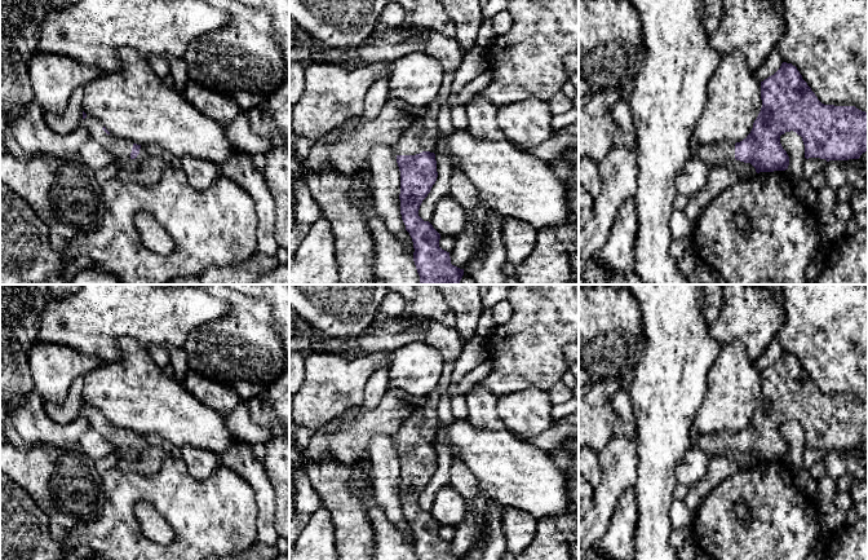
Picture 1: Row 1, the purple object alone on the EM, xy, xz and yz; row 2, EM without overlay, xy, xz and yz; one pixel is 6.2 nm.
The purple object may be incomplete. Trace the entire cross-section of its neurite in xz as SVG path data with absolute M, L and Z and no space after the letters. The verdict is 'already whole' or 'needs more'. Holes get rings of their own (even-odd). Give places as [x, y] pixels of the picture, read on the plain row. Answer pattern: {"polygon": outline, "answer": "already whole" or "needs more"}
{"polygon": "M438 388L426 396L426 402L420 406L412 416L402 424L398 433L391 438L397 444L397 453L400 460L400 504L413 532L413 551L417 560L464 560L451 554L450 542L439 537L440 524L429 511L418 506L422 490L430 482L437 471L435 437L438 435L438 405L447 401L446 394Z", "answer": "needs more"}

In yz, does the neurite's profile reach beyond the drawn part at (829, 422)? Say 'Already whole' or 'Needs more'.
Needs more

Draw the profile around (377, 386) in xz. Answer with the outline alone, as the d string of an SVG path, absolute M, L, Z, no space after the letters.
M388 369L376 370L366 384L363 407L367 410L376 407L389 389Z

